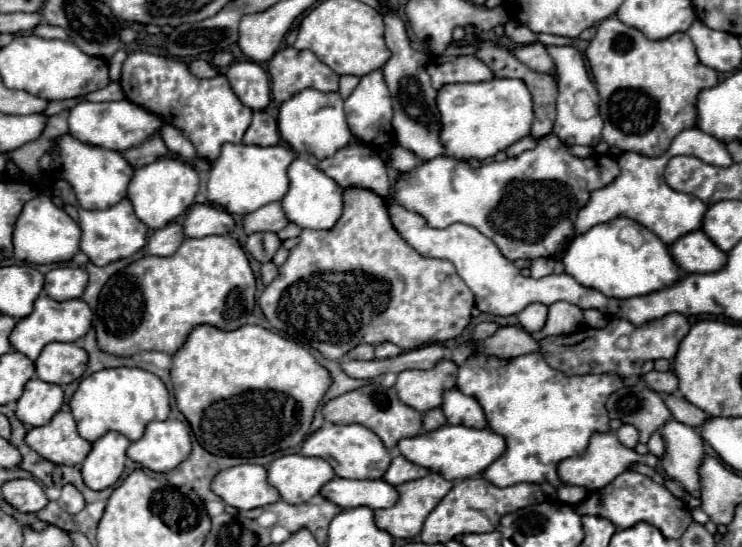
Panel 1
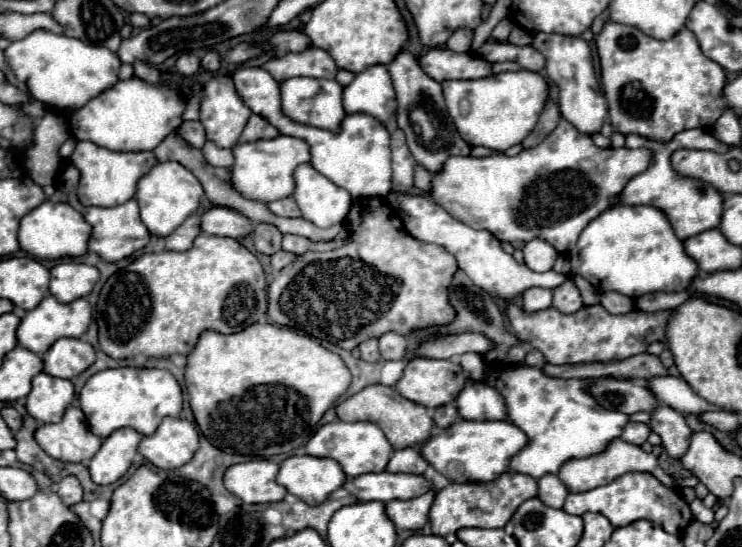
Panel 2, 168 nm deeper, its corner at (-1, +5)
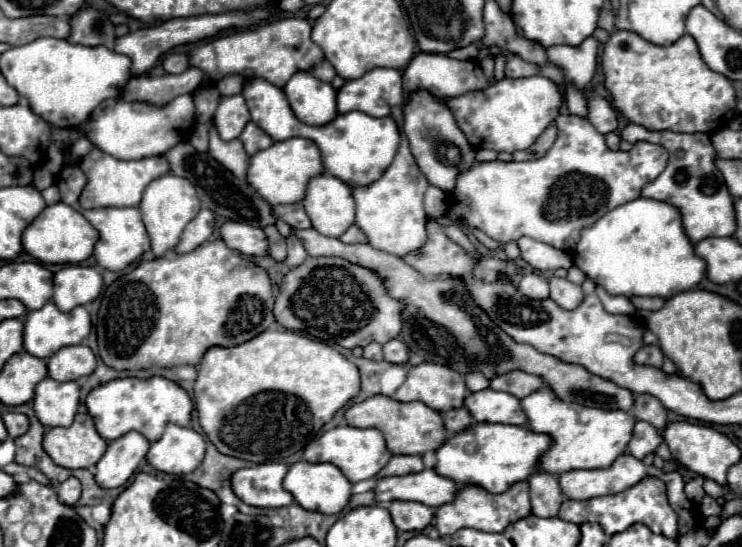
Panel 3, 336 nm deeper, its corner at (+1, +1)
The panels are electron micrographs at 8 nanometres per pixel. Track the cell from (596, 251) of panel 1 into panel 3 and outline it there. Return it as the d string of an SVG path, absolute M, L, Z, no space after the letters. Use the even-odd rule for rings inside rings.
M639 197L635 201L623 203L617 209L605 213L595 225L583 229L581 241L573 253L573 263L589 275L597 285L603 285L611 295L649 295L669 299L675 293L693 289L705 275L705 261L695 255L693 243L685 235L681 213L677 207L665 201L655 201Z

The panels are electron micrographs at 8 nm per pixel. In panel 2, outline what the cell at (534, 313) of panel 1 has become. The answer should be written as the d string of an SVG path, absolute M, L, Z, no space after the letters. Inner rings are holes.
M527 289L523 293L523 311L535 313L551 307L551 295L553 291L549 289Z

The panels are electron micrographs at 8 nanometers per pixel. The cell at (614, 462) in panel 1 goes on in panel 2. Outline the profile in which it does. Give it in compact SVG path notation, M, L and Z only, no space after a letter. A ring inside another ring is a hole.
M613 439L601 453L595 453L595 455L583 457L583 459L569 459L569 461L559 469L559 479L567 485L567 489L569 489L571 493L579 493L579 491L589 491L589 489L607 485L607 483L611 483L613 479L617 479L619 475L629 473L629 471L645 471L645 473L651 473L651 475L655 475L663 485L675 487L673 477L667 475L667 473L659 467L659 461L657 461L657 457L655 457L653 453L647 453L647 451L643 451L643 449L637 447L637 445L629 445L629 443L623 441L623 439Z

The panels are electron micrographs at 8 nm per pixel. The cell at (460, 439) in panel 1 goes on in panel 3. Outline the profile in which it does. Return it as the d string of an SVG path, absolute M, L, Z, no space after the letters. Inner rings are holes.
M473 423L463 433L457 433L437 449L435 471L459 485L479 485L491 493L505 493L519 481L527 481L531 473L539 471L541 455L553 445L553 437L535 433L517 425Z

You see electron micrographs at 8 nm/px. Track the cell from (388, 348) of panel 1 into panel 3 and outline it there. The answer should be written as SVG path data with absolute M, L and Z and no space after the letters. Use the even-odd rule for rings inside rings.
M391 339L389 343L385 343L383 353L385 353L385 361L389 361L389 363L407 363L407 359L409 359L409 349L407 349L405 341L401 341L401 339Z

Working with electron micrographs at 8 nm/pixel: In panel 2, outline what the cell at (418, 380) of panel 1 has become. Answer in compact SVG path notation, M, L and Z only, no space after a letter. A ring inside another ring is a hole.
M415 357L407 363L397 391L423 407L437 407L453 401L465 387L467 373L459 363Z

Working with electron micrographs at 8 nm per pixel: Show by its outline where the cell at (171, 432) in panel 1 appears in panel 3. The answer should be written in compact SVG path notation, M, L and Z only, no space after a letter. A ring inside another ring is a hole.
M169 423L163 437L147 453L147 461L163 473L185 475L195 471L205 457L205 439L191 427Z

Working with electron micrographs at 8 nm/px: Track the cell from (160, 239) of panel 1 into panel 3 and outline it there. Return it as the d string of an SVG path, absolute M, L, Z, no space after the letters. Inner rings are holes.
M201 209L199 215L185 227L175 251L177 253L191 253L195 247L205 243L215 231L215 221L217 219L211 209Z

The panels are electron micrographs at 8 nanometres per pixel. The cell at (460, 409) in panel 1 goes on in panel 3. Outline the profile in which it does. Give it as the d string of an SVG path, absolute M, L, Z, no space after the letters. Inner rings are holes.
M483 389L471 393L465 401L465 407L471 411L475 421L527 425L527 415L521 407L521 401L511 393Z

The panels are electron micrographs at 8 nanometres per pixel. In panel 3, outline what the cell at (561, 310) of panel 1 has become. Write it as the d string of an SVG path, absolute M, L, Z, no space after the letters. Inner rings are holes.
M551 275L549 285L551 285L551 299L563 309L575 309L583 301L581 285L575 285L569 279Z

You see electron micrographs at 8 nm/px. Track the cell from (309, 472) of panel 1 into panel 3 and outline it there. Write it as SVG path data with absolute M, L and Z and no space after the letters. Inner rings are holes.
M299 461L295 465L289 467L285 479L283 479L283 487L295 497L295 501L307 509L307 511L319 511L325 515L335 515L339 511L343 511L343 507L349 503L351 499L351 483L347 481L347 477L341 473L339 467L331 465L331 463L307 463L307 461Z

